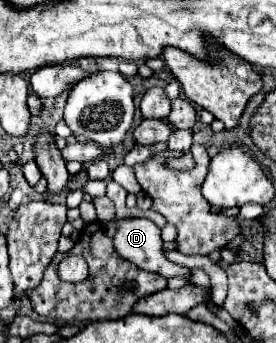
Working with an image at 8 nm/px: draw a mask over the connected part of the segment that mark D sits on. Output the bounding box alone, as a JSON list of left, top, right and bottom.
[112,218,190,278]

